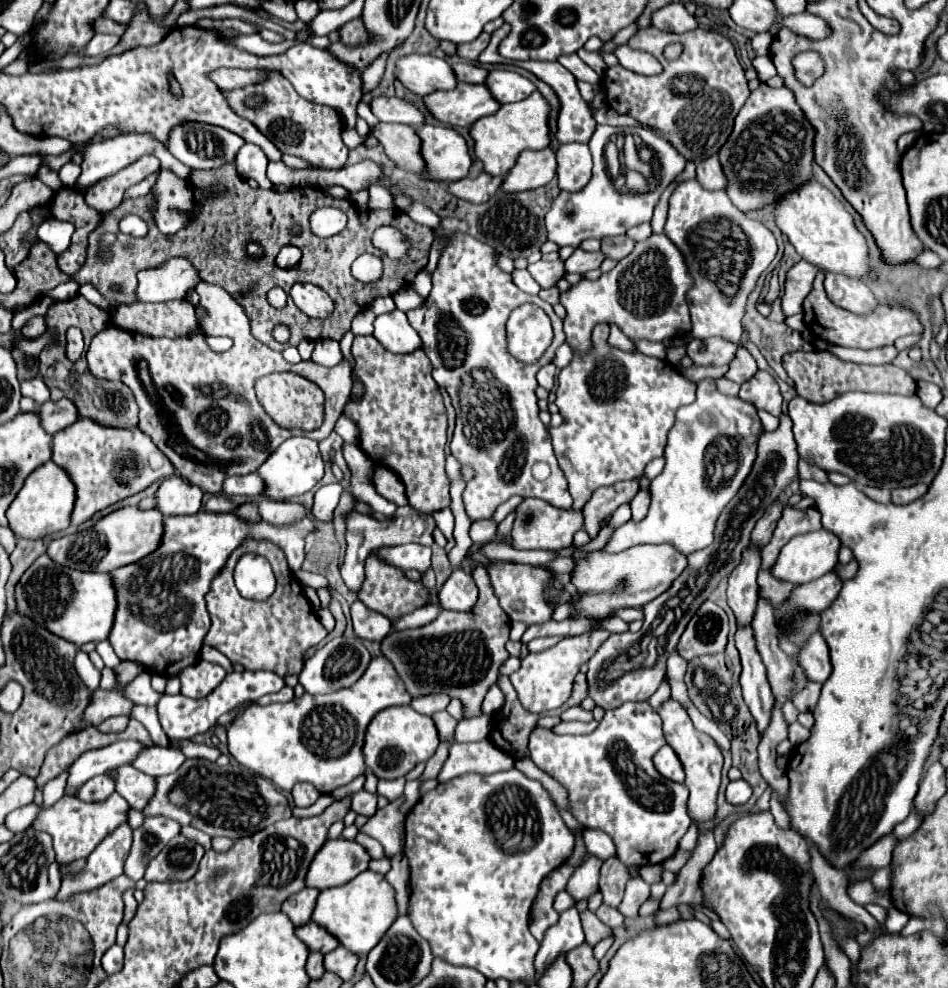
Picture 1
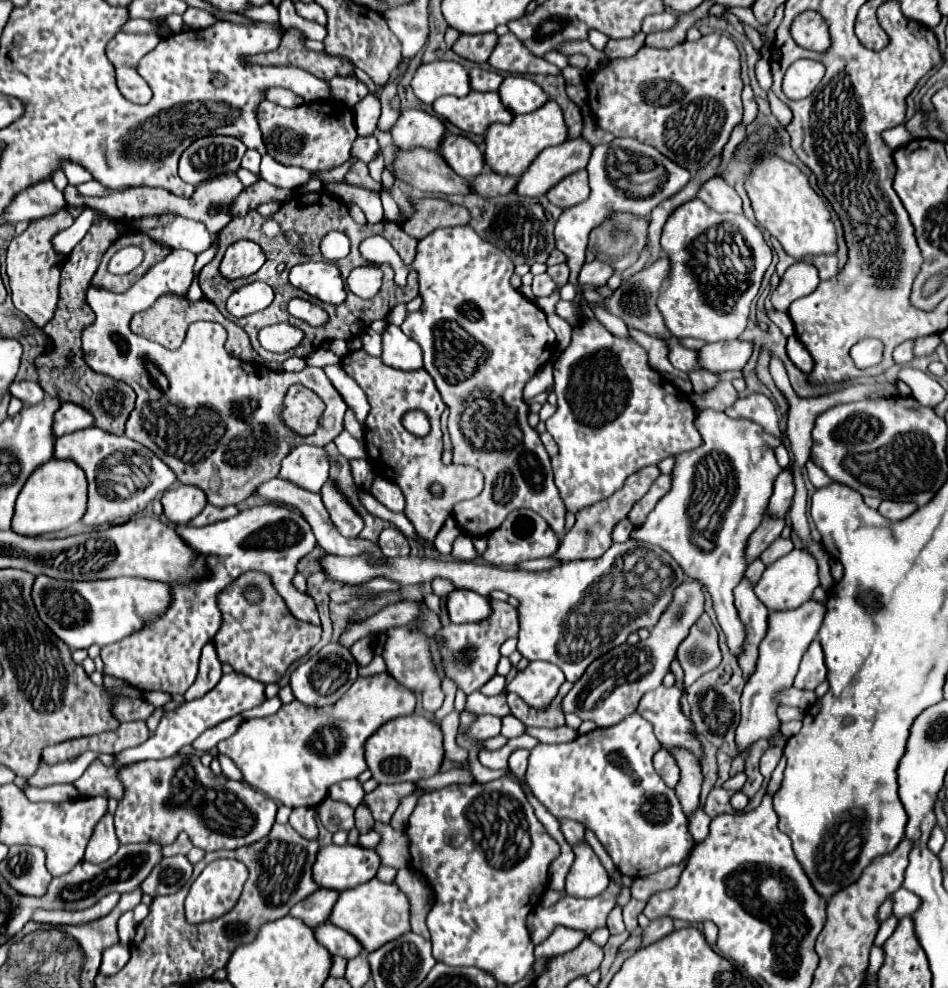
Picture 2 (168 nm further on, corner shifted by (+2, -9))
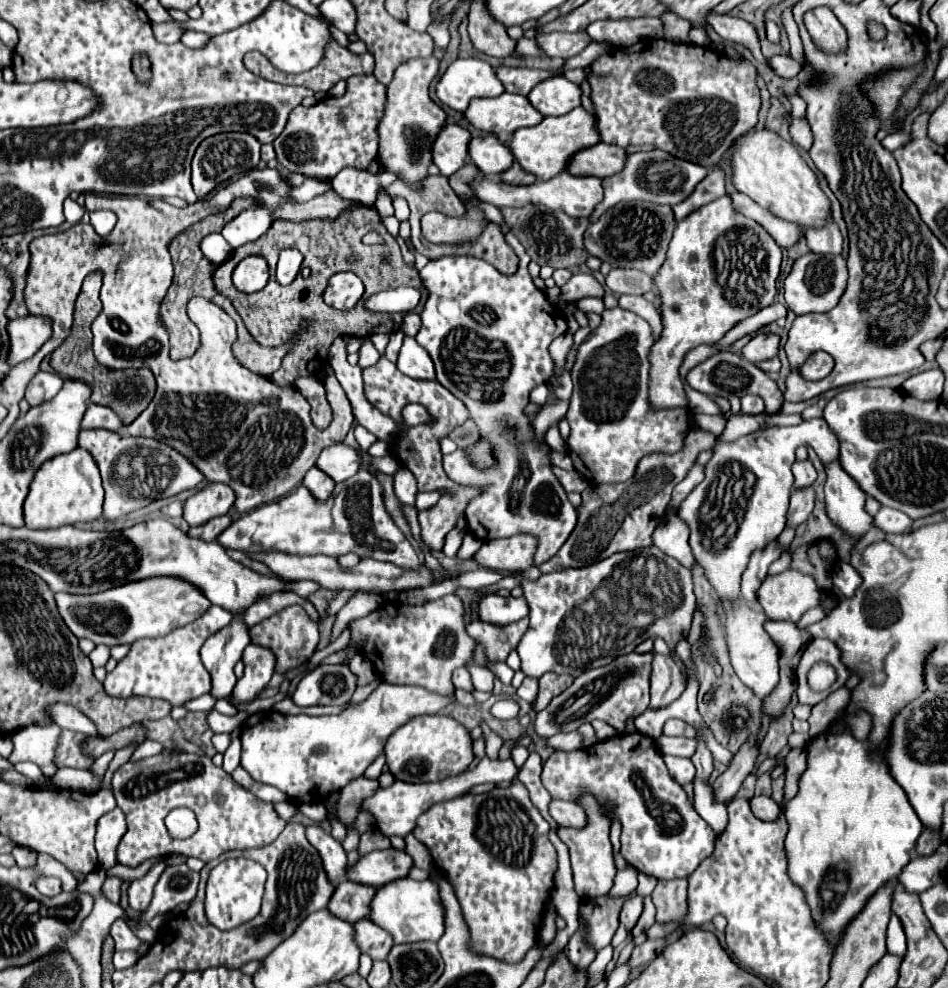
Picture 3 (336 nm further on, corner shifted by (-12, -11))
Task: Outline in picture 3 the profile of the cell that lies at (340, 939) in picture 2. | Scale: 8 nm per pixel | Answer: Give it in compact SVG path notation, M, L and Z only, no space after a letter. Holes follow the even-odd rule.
M361 919L355 923L355 943L361 953L371 955L373 961L385 959L389 949L393 947L393 939L369 919Z

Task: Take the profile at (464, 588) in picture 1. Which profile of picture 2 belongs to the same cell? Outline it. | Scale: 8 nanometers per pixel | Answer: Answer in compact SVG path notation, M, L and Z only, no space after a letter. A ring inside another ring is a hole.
M455 589L453 593L449 593L447 609L453 623L479 623L491 613L489 597L463 589Z

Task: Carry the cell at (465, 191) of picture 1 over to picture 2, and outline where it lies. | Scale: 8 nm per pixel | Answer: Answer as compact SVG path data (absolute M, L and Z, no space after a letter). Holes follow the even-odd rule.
M491 169L483 171L481 175L471 179L473 193L481 197L495 197L495 195L505 195L511 193L517 187L519 177L503 177L499 173L493 173Z

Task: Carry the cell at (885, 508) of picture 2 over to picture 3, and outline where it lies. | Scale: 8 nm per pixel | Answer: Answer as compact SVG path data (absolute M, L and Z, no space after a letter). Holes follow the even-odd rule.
M881 507L879 513L875 515L875 525L881 527L883 531L903 533L903 531L911 531L913 519L909 515L905 515L903 511L897 511L891 507Z

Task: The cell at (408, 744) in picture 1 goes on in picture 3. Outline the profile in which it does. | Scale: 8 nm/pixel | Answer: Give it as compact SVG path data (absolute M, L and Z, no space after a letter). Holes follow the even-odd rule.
M423 715L399 727L385 743L387 767L395 779L407 783L423 783L463 773L473 761L469 731L451 717Z

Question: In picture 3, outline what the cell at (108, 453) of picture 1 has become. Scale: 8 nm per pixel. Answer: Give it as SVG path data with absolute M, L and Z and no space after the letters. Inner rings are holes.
M87 429L79 433L79 447L93 455L101 471L105 489L103 517L107 521L129 515L157 499L173 497L185 489L193 489L203 479L203 475L187 459L183 459L183 455L177 455L175 449L159 443L157 439L123 437L107 429Z

